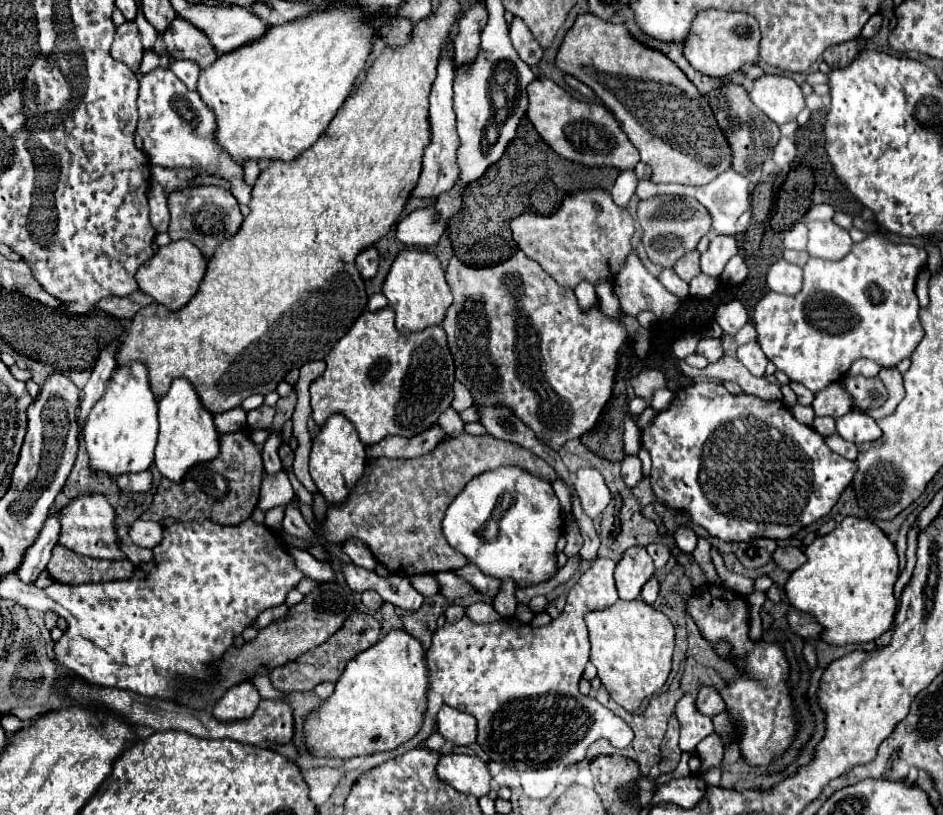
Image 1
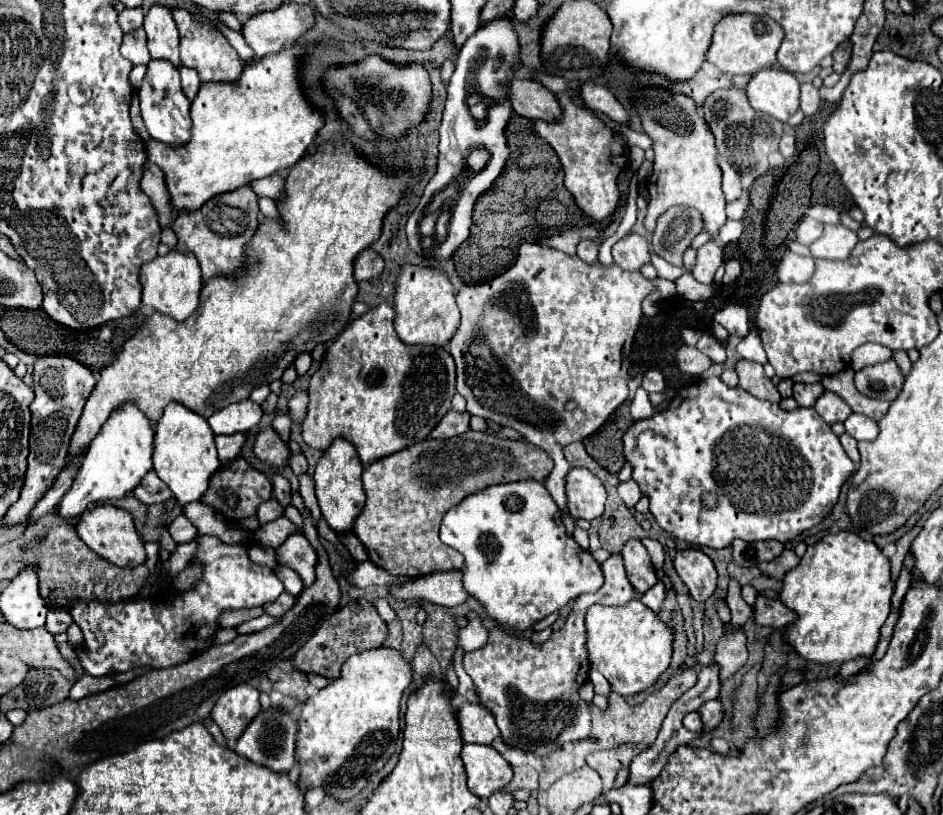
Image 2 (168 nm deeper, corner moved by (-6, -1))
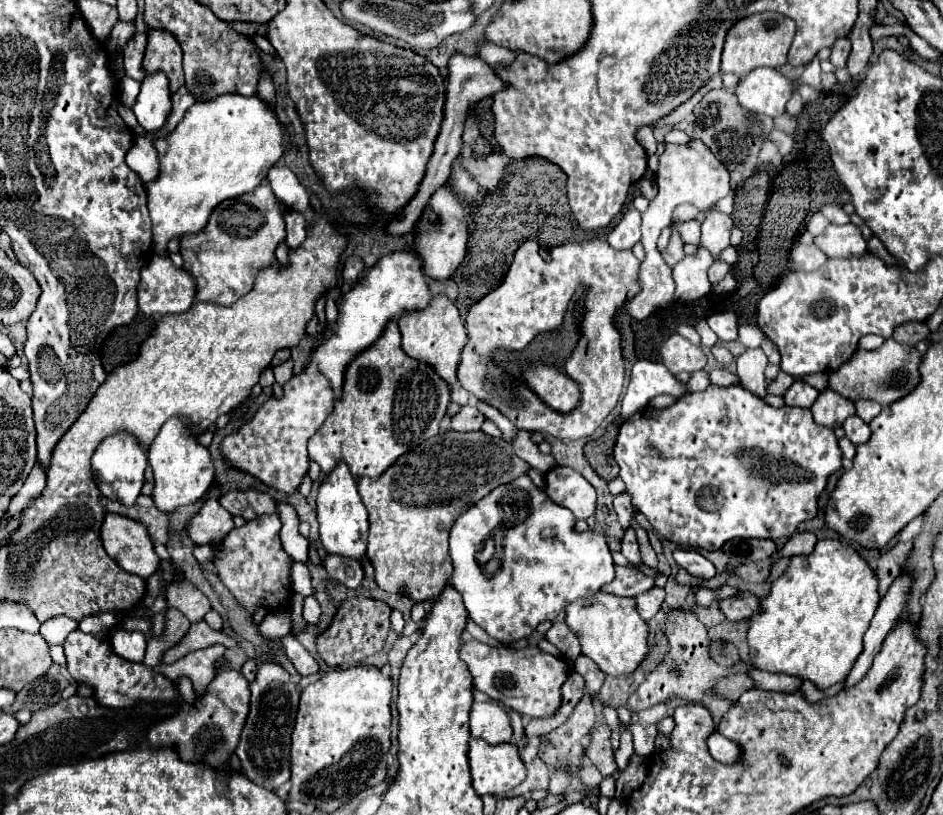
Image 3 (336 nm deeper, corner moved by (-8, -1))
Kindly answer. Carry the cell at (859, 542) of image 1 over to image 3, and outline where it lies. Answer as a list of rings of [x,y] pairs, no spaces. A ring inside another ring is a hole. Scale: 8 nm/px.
[[[819,540],[815,544],[815,552],[809,554],[809,556],[793,556],[789,568],[771,584],[771,594],[767,598],[763,598],[761,602],[761,608],[763,608],[763,614],[757,614],[755,618],[749,620],[749,634],[747,634],[747,640],[749,640],[749,656],[751,656],[751,662],[759,668],[759,670],[767,670],[767,672],[785,672],[785,674],[791,674],[791,676],[799,676],[803,680],[811,680],[817,688],[829,688],[841,680],[847,678],[847,674],[851,672],[853,664],[855,664],[855,658],[863,652],[863,636],[867,632],[867,628],[871,626],[871,620],[877,612],[877,606],[881,602],[881,596],[879,596],[879,578],[875,574],[875,570],[865,562],[865,558],[853,548],[853,546],[845,546],[841,544],[839,540]]]

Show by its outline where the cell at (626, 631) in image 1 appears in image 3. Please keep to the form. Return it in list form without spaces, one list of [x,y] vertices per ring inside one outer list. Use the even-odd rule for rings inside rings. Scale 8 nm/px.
[[[597,592],[567,606],[565,622],[581,642],[581,654],[589,656],[609,676],[629,676],[649,656],[649,626],[637,612],[635,598],[619,598]]]

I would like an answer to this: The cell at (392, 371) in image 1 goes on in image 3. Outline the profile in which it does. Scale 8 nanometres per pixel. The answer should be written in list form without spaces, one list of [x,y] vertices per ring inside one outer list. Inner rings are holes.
[[[391,320],[387,322],[383,334],[375,340],[375,344],[365,348],[365,352],[359,352],[347,366],[343,394],[335,402],[335,408],[323,422],[321,430],[309,438],[309,458],[321,466],[323,474],[329,474],[333,466],[339,460],[343,460],[355,478],[361,476],[377,478],[401,454],[439,434],[439,424],[447,412],[449,402],[451,402],[449,384],[443,378],[439,378],[433,366],[409,358],[403,352],[397,320]]]

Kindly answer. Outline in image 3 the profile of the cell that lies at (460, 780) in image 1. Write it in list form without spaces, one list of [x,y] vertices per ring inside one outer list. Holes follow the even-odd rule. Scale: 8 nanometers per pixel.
[[[473,738],[469,742],[473,788],[479,796],[505,796],[525,780],[525,766],[515,744],[491,746]]]

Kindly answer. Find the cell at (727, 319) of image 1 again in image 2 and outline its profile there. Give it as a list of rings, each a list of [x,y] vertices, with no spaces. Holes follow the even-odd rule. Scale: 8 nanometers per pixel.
[[[729,304],[727,308],[719,310],[713,320],[717,324],[721,324],[729,334],[735,336],[747,336],[749,332],[749,316],[747,316],[747,308],[739,306],[739,304]]]

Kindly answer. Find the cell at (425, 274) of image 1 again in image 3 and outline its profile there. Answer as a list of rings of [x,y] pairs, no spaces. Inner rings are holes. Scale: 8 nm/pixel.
[[[433,296],[429,300],[427,308],[401,314],[399,328],[401,328],[401,336],[403,336],[403,350],[411,358],[425,360],[431,366],[435,366],[435,370],[443,378],[447,378],[449,384],[453,384],[457,364],[459,364],[459,358],[461,358],[461,350],[463,350],[463,344],[465,344],[465,338],[467,338],[459,308],[447,296]]]

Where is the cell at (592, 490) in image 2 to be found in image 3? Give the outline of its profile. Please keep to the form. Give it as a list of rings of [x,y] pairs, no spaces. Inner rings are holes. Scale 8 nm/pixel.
[[[557,466],[547,472],[547,496],[559,504],[569,508],[577,520],[587,520],[597,510],[597,494],[595,488],[569,466]]]

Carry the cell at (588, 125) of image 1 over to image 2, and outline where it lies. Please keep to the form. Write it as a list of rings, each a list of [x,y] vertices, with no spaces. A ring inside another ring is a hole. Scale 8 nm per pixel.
[[[515,78],[509,84],[509,98],[513,110],[525,118],[555,122],[561,116],[561,106],[555,100],[553,92],[533,80]]]

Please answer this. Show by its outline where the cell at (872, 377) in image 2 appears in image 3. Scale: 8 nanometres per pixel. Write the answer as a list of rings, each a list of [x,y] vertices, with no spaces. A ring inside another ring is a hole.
[[[893,338],[885,340],[885,344],[877,350],[857,350],[849,362],[845,362],[839,370],[829,374],[829,388],[845,396],[847,400],[855,402],[859,398],[875,400],[881,406],[889,406],[891,402],[903,398],[919,384],[919,370],[917,364],[921,354],[913,346],[897,344]]]

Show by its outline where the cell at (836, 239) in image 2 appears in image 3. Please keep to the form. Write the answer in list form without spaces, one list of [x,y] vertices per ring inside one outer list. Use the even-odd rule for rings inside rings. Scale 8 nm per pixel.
[[[829,224],[829,228],[823,234],[819,234],[813,242],[829,258],[851,258],[867,250],[867,242],[855,224],[845,226]]]

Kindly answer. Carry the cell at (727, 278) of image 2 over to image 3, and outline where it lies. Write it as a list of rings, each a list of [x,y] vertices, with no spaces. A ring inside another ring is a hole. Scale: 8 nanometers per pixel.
[[[715,262],[713,266],[711,266],[711,272],[709,272],[709,280],[715,284],[715,282],[719,282],[719,280],[723,280],[727,274],[729,274],[729,264],[723,264],[723,262]]]

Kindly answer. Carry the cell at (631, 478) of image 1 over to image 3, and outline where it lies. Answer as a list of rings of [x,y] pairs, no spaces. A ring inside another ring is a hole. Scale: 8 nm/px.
[[[621,492],[621,494],[617,494],[615,500],[613,500],[613,506],[615,506],[615,510],[617,510],[617,516],[619,516],[621,526],[629,528],[629,522],[631,522],[631,516],[633,516],[631,494],[629,494],[629,492]]]

